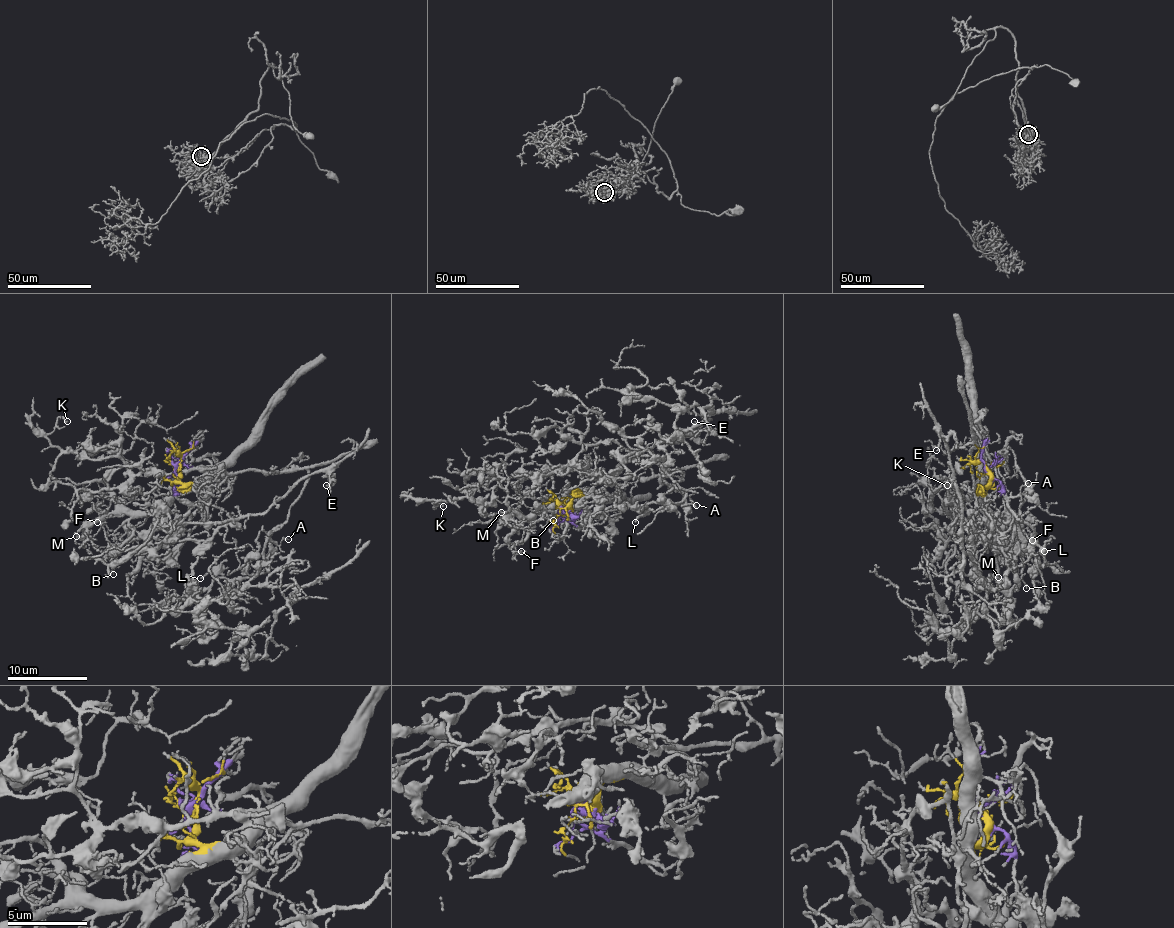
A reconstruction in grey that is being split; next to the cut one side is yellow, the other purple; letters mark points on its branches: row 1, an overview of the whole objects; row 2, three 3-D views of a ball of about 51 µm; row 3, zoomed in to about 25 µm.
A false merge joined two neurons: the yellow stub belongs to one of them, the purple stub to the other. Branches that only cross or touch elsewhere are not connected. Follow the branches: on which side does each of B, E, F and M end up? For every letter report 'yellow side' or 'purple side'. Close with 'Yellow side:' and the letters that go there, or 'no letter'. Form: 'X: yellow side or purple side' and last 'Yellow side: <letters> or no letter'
B: yellow side
E: purple side
F: yellow side
M: yellow side
Yellow side: B, F, M

